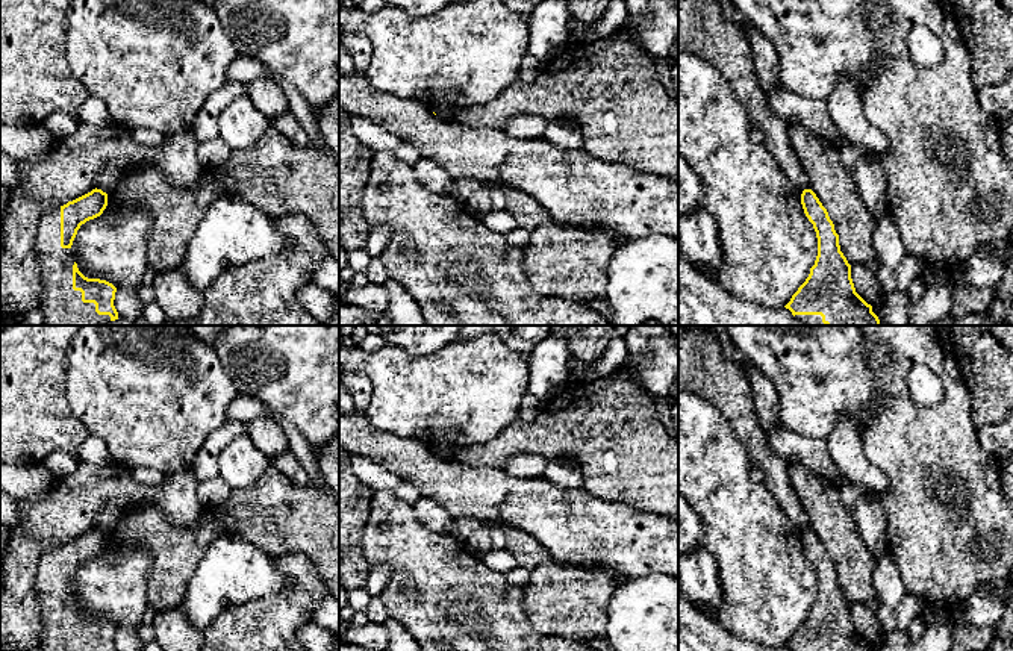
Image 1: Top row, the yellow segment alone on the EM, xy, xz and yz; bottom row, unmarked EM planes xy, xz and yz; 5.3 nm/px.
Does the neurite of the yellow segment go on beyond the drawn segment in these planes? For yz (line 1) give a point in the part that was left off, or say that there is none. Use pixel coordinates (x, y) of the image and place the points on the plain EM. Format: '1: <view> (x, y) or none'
1: none

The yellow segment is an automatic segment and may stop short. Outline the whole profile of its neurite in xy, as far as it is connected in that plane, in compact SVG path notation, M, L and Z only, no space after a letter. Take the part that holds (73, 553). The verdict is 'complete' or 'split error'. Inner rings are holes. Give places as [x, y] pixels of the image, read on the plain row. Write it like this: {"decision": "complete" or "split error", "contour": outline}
{"decision": "split error", "contour": "M101 528L44 551L36 566L35 590L41 607L42 651L117 651L117 627L85 616L73 600L71 584L82 563L103 553L108 533Z"}

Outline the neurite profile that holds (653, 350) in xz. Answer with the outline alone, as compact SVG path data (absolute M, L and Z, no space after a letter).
M630 326L624 341L645 391L671 406L678 397L678 335L665 326Z

